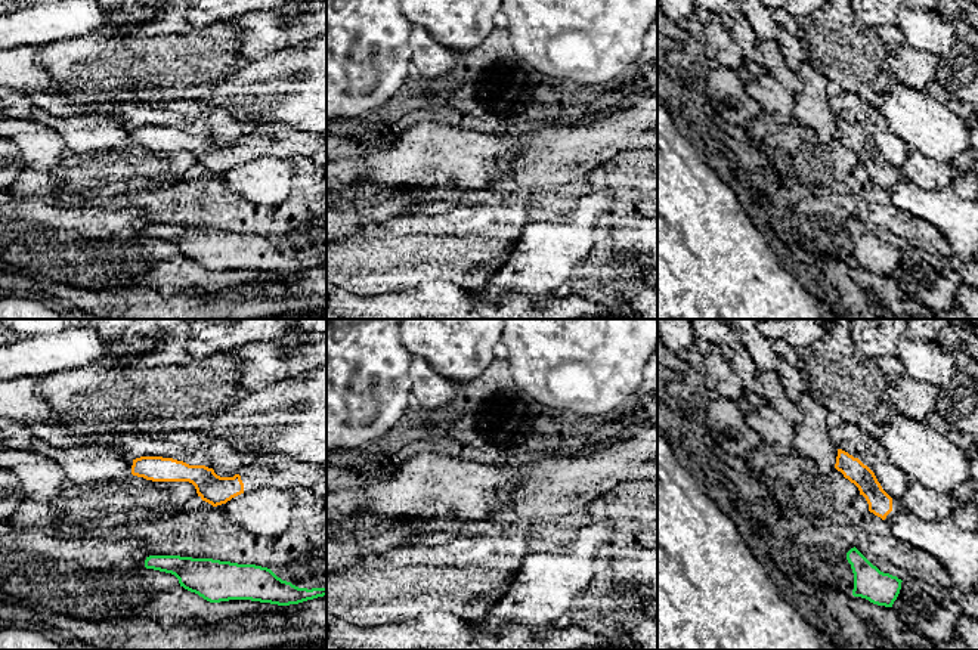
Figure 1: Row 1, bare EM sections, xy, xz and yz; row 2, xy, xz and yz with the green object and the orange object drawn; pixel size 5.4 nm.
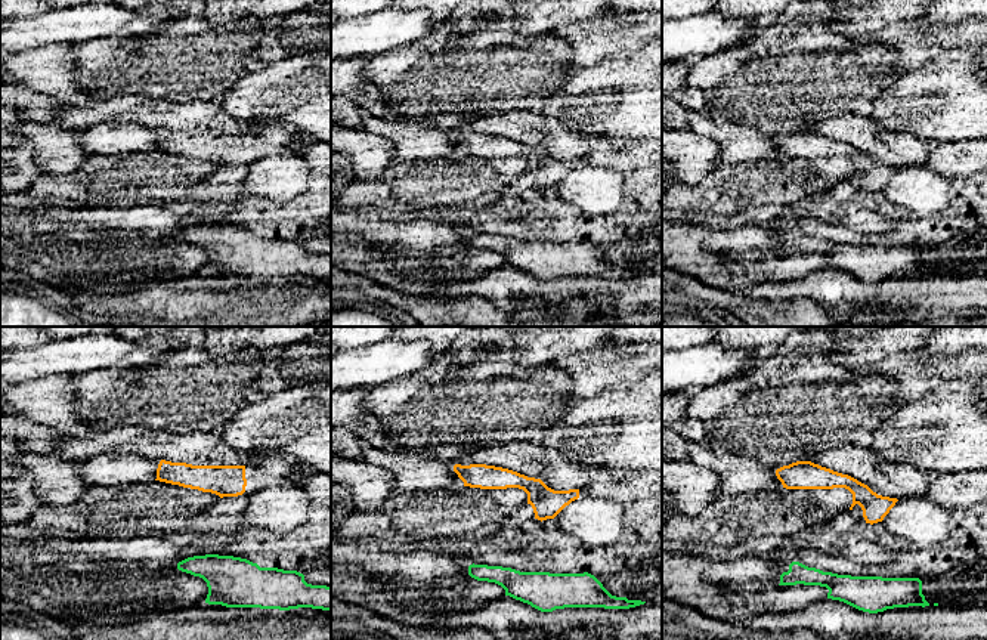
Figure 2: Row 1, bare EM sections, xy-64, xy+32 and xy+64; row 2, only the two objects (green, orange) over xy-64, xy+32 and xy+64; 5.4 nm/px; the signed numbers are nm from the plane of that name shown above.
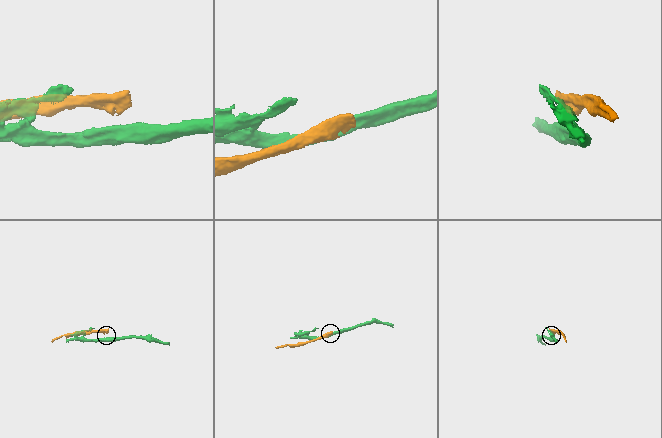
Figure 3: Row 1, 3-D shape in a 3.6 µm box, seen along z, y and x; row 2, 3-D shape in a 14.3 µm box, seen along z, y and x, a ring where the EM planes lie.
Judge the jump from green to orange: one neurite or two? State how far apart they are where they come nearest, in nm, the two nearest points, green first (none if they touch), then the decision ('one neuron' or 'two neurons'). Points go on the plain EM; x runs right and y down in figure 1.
200 nm apart; from green across yz (854, 216), (875, 183); two neurons

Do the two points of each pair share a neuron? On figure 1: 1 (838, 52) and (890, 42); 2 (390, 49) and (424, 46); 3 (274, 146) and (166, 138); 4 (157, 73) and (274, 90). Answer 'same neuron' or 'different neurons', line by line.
1: same neuron
2: different neurons
3: same neuron
4: different neurons

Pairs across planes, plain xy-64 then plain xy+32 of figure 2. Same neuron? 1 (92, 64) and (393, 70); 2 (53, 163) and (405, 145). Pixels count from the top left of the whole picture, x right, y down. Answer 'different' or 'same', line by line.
1: same
2: different

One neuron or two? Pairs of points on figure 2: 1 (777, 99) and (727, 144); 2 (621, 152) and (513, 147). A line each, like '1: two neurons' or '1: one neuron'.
1: two neurons
2: one neuron

